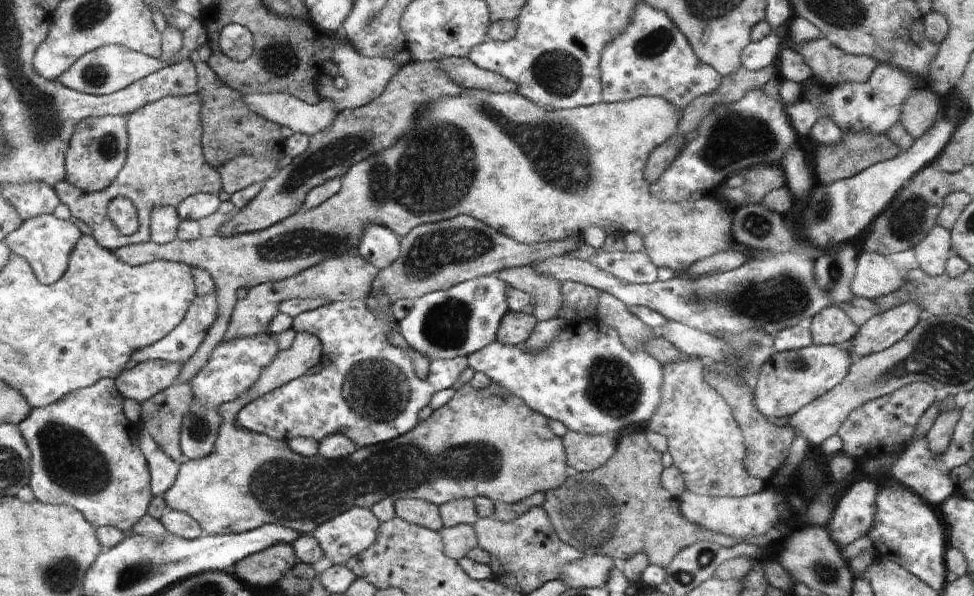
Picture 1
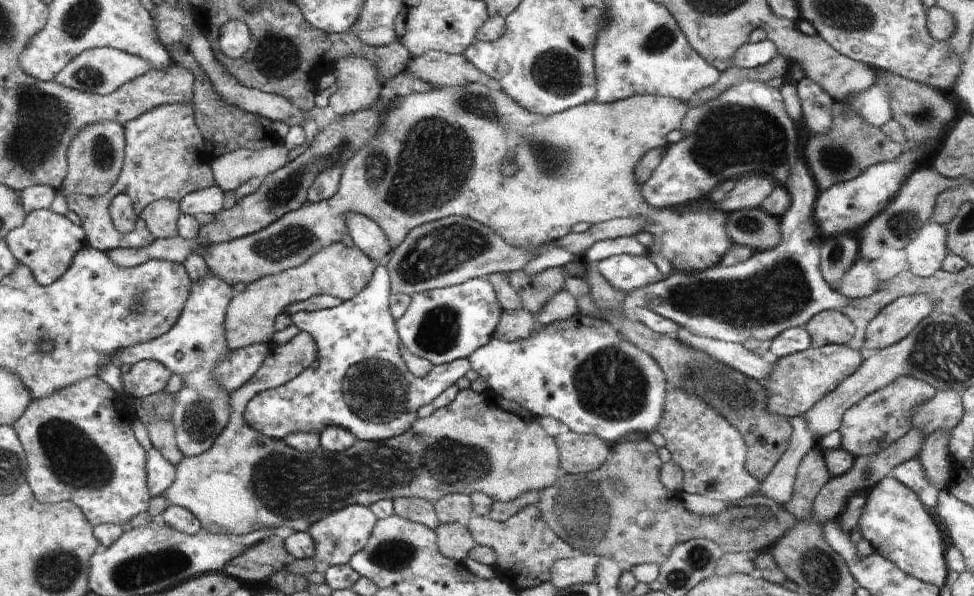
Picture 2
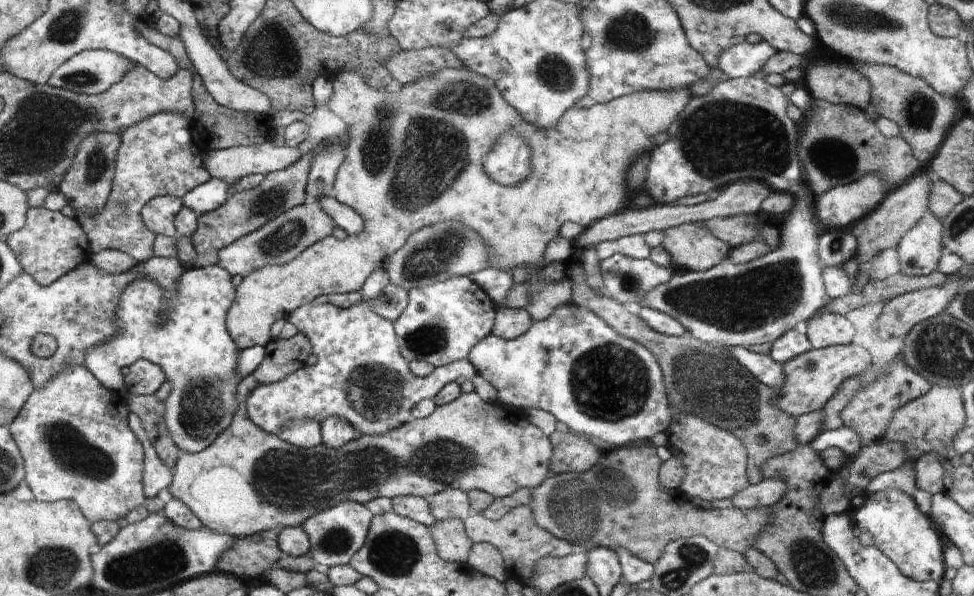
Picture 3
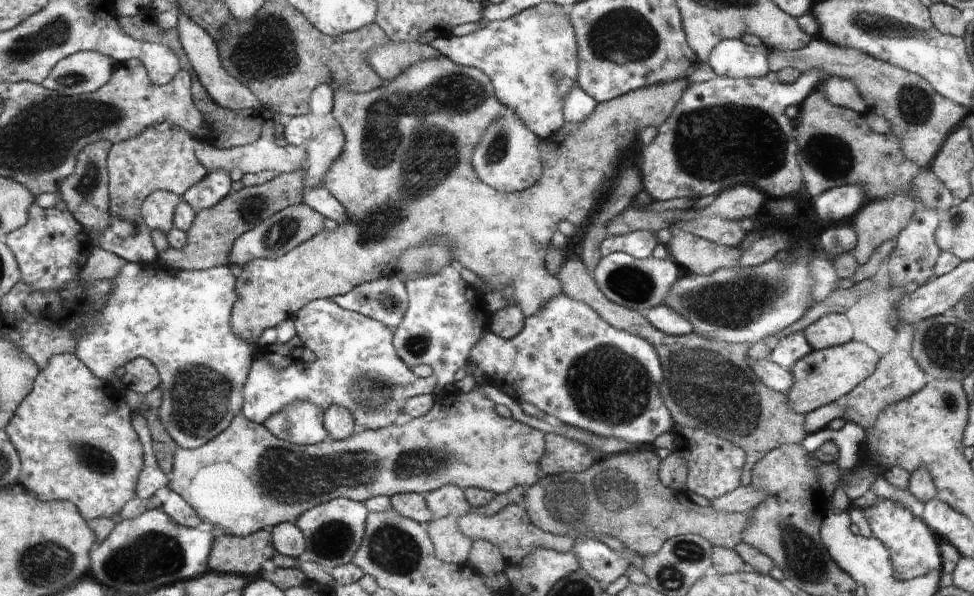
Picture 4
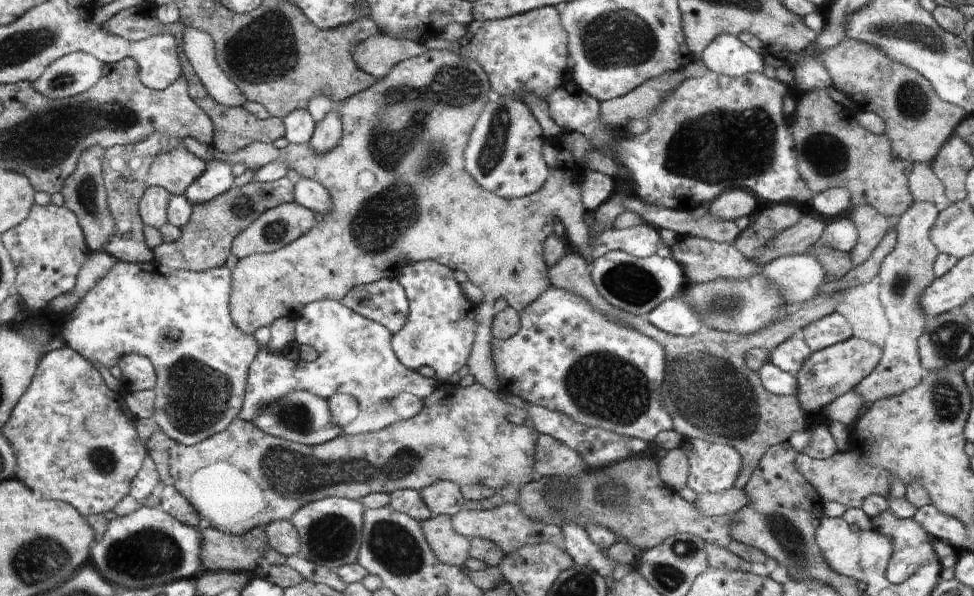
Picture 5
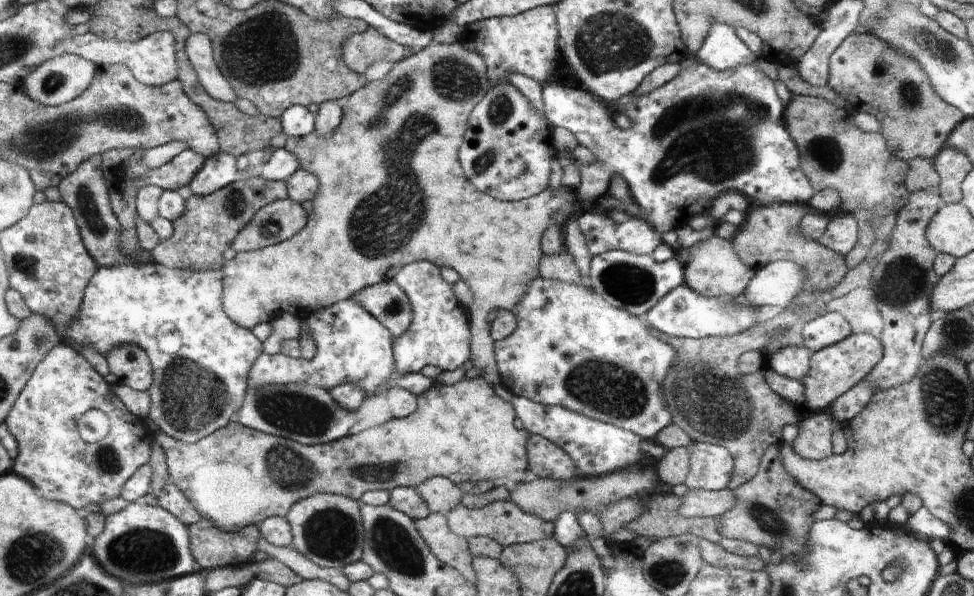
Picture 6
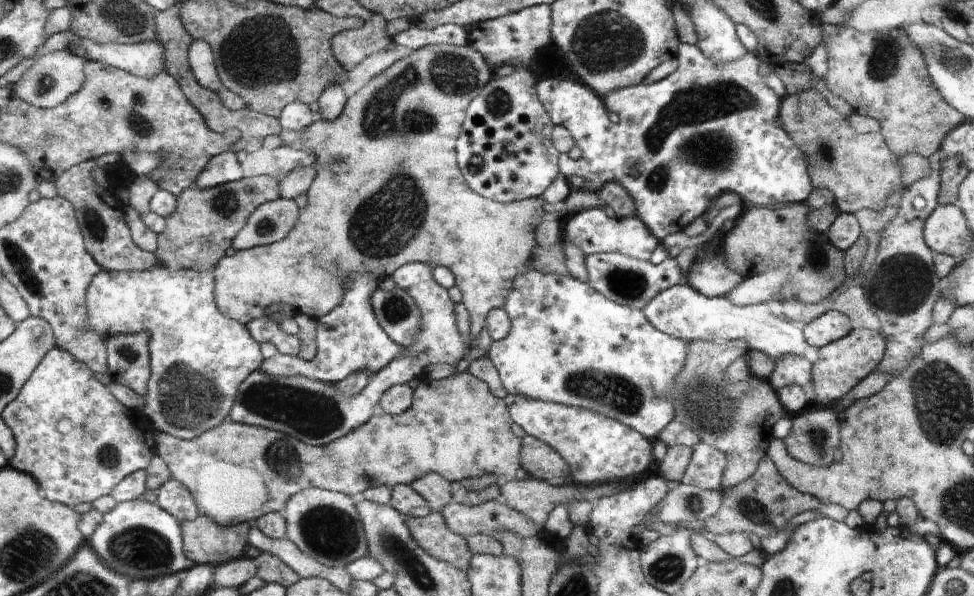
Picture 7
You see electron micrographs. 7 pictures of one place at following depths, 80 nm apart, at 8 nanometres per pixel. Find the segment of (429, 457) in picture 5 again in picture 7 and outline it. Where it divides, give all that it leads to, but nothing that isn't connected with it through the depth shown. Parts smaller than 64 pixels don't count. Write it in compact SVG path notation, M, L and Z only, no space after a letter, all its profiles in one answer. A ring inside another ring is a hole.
M465 371L441 380L423 375L421 383L413 390L413 401L408 410L399 415L386 413L380 417L370 416L366 423L348 433L346 438L321 447L303 444L299 439L278 430L239 424L228 418L191 440L156 431L155 444L157 455L168 466L171 477L188 488L199 504L201 514L214 519L221 526L234 526L247 522L253 524L270 512L282 513L288 498L310 486L358 498L366 489L411 485L428 473L438 473L451 483L464 483L465 479L483 477L485 474L514 480L516 470L521 467L522 439L512 432L512 423L504 399L494 396L485 381Z

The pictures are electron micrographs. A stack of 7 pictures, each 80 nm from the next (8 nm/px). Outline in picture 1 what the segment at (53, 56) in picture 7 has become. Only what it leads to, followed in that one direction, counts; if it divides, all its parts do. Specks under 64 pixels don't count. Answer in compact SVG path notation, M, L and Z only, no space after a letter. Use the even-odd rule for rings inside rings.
M106 45L98 50L86 53L60 80L69 87L91 95L111 95L127 89L141 78L148 77L157 70L168 66L159 58L132 50L124 45Z

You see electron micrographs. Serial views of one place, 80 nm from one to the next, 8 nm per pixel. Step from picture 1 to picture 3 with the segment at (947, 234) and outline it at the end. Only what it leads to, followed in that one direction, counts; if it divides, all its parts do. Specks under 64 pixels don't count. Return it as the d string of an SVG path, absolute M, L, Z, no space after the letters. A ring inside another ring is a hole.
M930 212L898 242L900 273L921 277L934 273L944 255L943 223Z

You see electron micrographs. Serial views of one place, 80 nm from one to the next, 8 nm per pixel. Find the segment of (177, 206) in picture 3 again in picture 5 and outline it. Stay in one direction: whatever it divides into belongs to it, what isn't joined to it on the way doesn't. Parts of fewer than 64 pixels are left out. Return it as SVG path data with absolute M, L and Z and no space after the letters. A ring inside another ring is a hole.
M153 186L146 190L140 201L140 216L146 227L156 227L168 223L169 199L172 194L164 187Z

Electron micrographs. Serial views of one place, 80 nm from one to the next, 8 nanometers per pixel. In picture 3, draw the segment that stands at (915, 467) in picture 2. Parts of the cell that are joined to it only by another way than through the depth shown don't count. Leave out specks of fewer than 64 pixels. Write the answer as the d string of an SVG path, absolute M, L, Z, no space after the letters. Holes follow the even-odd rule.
M914 461L904 463L902 466L879 474L867 486L865 495L883 491L886 489L900 489L909 494L918 505L918 508L928 517L931 512L931 494L917 485L917 472L915 471Z

